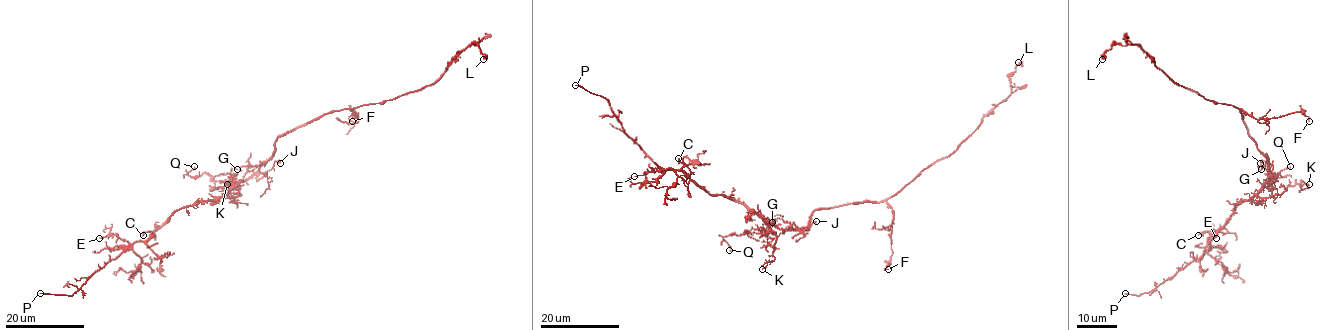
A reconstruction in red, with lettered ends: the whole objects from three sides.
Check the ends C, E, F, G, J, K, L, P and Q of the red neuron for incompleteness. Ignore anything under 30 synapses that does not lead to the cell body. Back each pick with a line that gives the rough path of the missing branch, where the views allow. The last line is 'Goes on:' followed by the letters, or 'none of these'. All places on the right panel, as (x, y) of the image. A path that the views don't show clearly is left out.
Goes on: P

